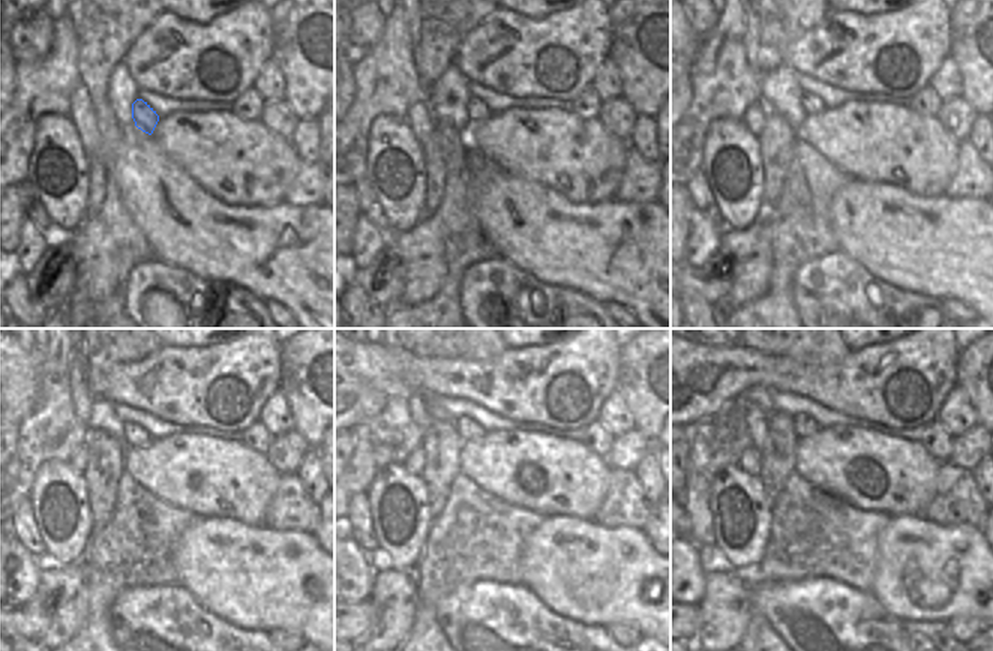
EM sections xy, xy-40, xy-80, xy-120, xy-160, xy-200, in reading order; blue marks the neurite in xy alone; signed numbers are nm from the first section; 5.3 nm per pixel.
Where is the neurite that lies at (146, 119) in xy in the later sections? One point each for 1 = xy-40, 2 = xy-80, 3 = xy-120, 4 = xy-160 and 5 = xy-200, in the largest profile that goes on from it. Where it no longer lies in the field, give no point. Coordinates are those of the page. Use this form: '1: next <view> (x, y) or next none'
1: next xy-40 (477, 111)
2: next xy-80 (810, 104)
3: next xy-120 (134, 435)
4: next xy-160 (468, 429)
5: next xy-200 (804, 425)

